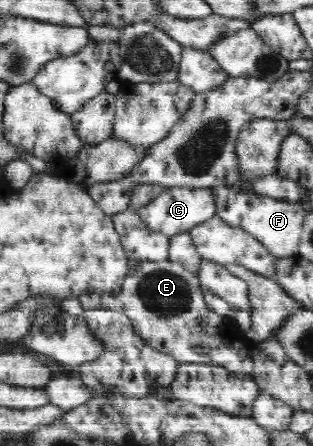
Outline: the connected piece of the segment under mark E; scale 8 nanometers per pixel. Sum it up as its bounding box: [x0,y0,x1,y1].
[100,260,253,374]

